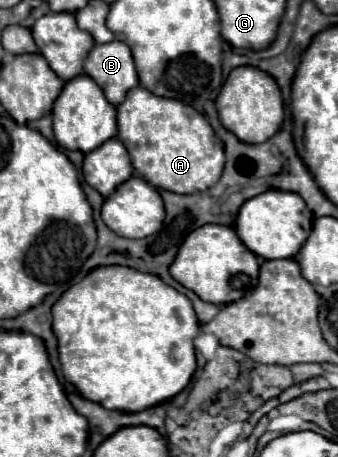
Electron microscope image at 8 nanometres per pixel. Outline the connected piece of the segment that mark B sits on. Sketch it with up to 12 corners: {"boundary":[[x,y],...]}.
{"boundary":[[96,44],[83,71],[106,98],[122,104],[140,84],[130,48]]}

